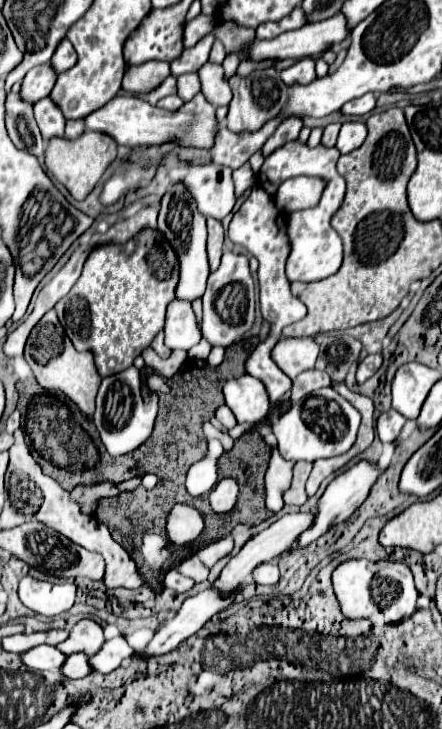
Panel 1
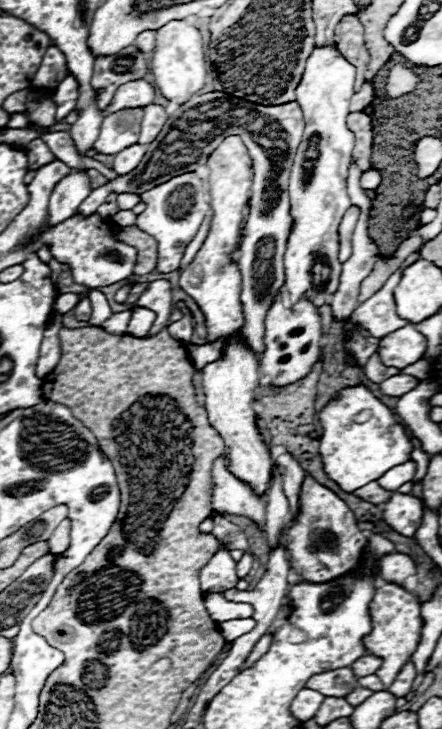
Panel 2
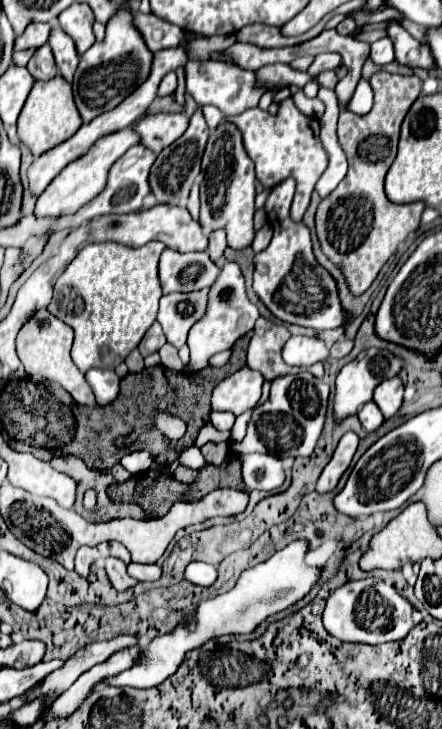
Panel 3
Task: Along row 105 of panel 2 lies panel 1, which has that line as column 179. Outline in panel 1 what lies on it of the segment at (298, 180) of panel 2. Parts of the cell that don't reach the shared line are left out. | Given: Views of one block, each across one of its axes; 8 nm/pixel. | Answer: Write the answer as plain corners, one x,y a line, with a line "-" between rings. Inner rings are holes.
172,300
168,304
166,314
166,346
170,350
190,350
202,340
202,332
196,320
196,314
192,310
192,304
188,300

